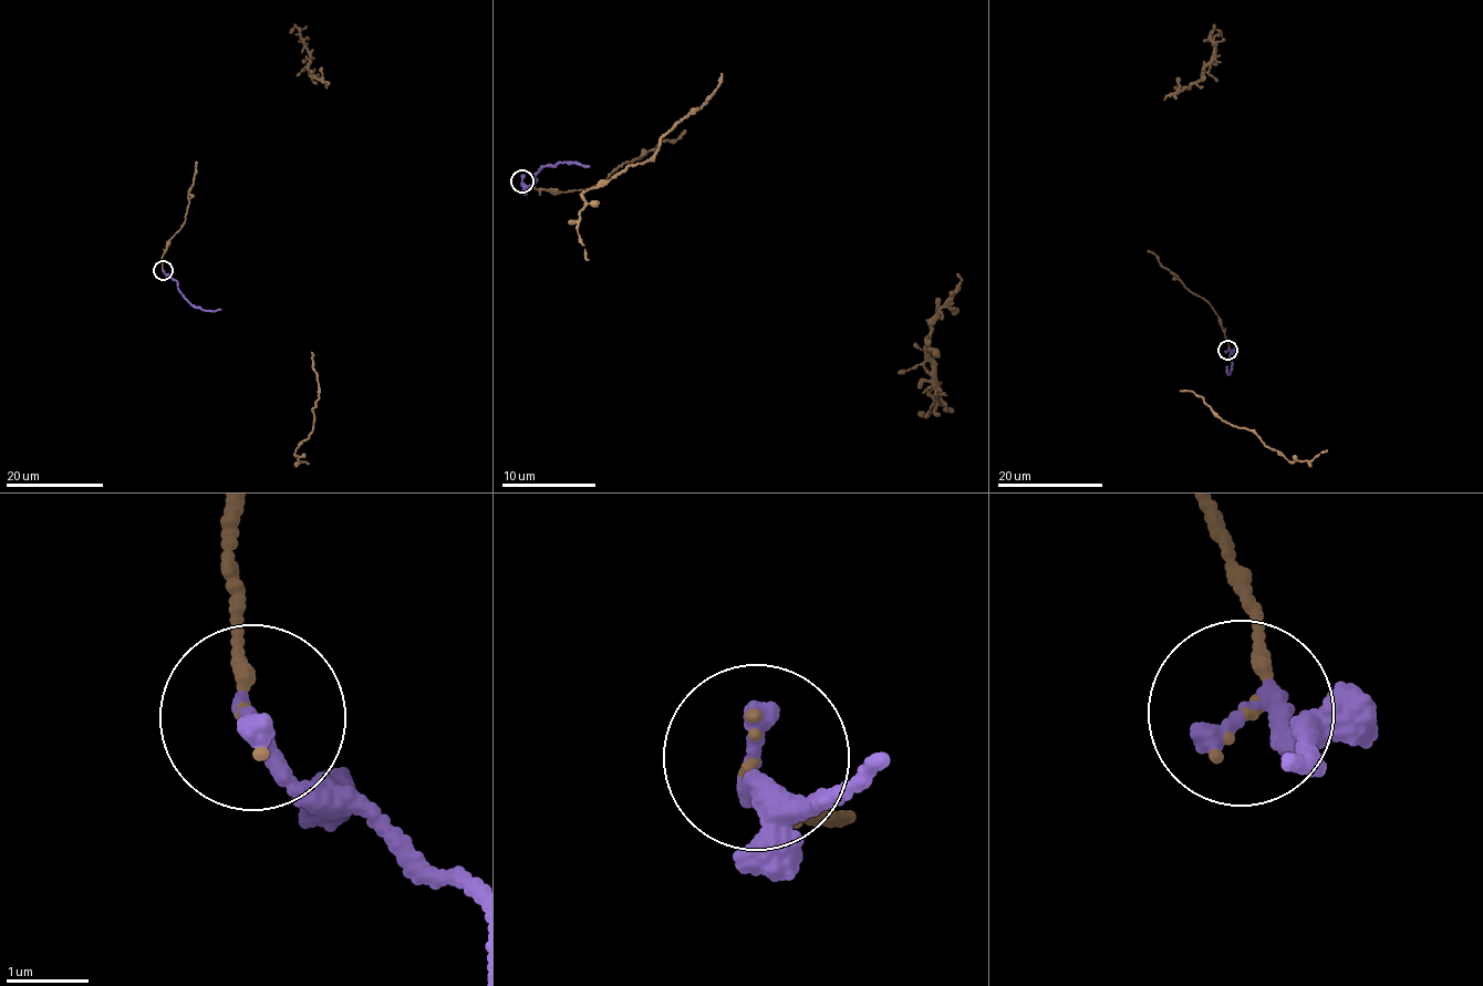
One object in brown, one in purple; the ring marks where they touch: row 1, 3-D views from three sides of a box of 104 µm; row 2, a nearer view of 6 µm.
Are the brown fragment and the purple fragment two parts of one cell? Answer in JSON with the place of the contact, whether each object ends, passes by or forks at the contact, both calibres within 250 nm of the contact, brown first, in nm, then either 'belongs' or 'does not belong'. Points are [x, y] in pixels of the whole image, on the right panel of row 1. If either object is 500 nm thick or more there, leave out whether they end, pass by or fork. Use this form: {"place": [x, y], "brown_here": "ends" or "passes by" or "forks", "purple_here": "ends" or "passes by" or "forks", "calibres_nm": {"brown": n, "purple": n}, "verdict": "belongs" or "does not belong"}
{"place": [1227, 350], "brown_here": "ends", "purple_here": "ends", "calibres_nm": {"brown": 70, "purple": 280}, "verdict": "belongs"}

